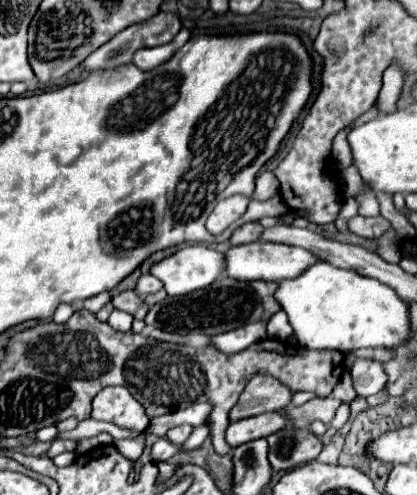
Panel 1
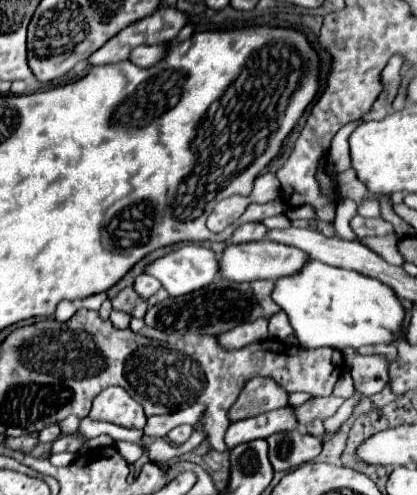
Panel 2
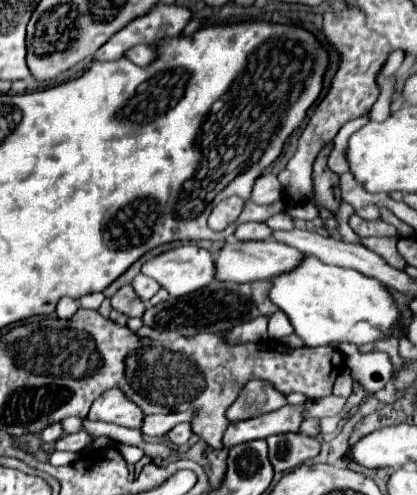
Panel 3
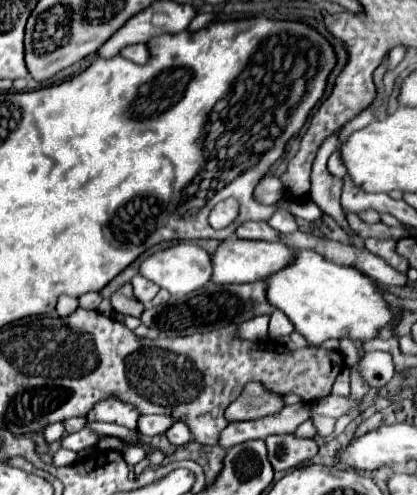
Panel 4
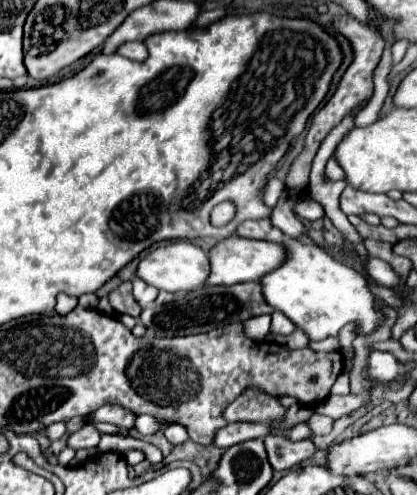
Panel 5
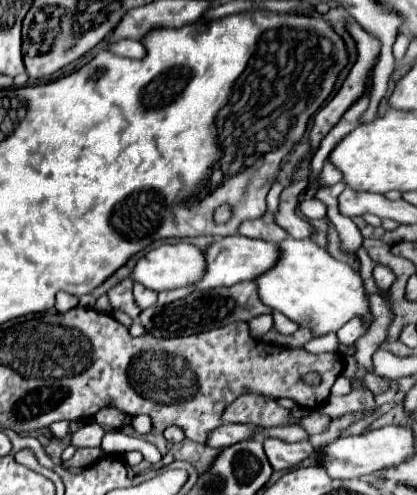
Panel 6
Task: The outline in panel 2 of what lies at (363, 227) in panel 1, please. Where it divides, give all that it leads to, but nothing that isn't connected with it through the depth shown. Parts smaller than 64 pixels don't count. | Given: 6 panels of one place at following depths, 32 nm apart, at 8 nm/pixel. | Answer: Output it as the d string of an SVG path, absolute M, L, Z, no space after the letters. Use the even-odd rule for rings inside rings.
M354 216L350 220L350 228L354 230L354 234L358 238L366 238L366 236L384 236L388 232L392 232L392 224L386 222L384 218L362 218L362 216Z

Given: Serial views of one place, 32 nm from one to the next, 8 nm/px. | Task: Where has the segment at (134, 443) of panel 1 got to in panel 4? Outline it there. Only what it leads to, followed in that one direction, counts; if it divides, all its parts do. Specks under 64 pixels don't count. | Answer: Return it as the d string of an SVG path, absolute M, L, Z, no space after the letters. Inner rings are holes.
M126 446L126 448L122 450L122 456L124 456L124 460L128 462L128 466L134 466L134 464L138 464L138 462L146 456L146 452L140 450L138 446Z

